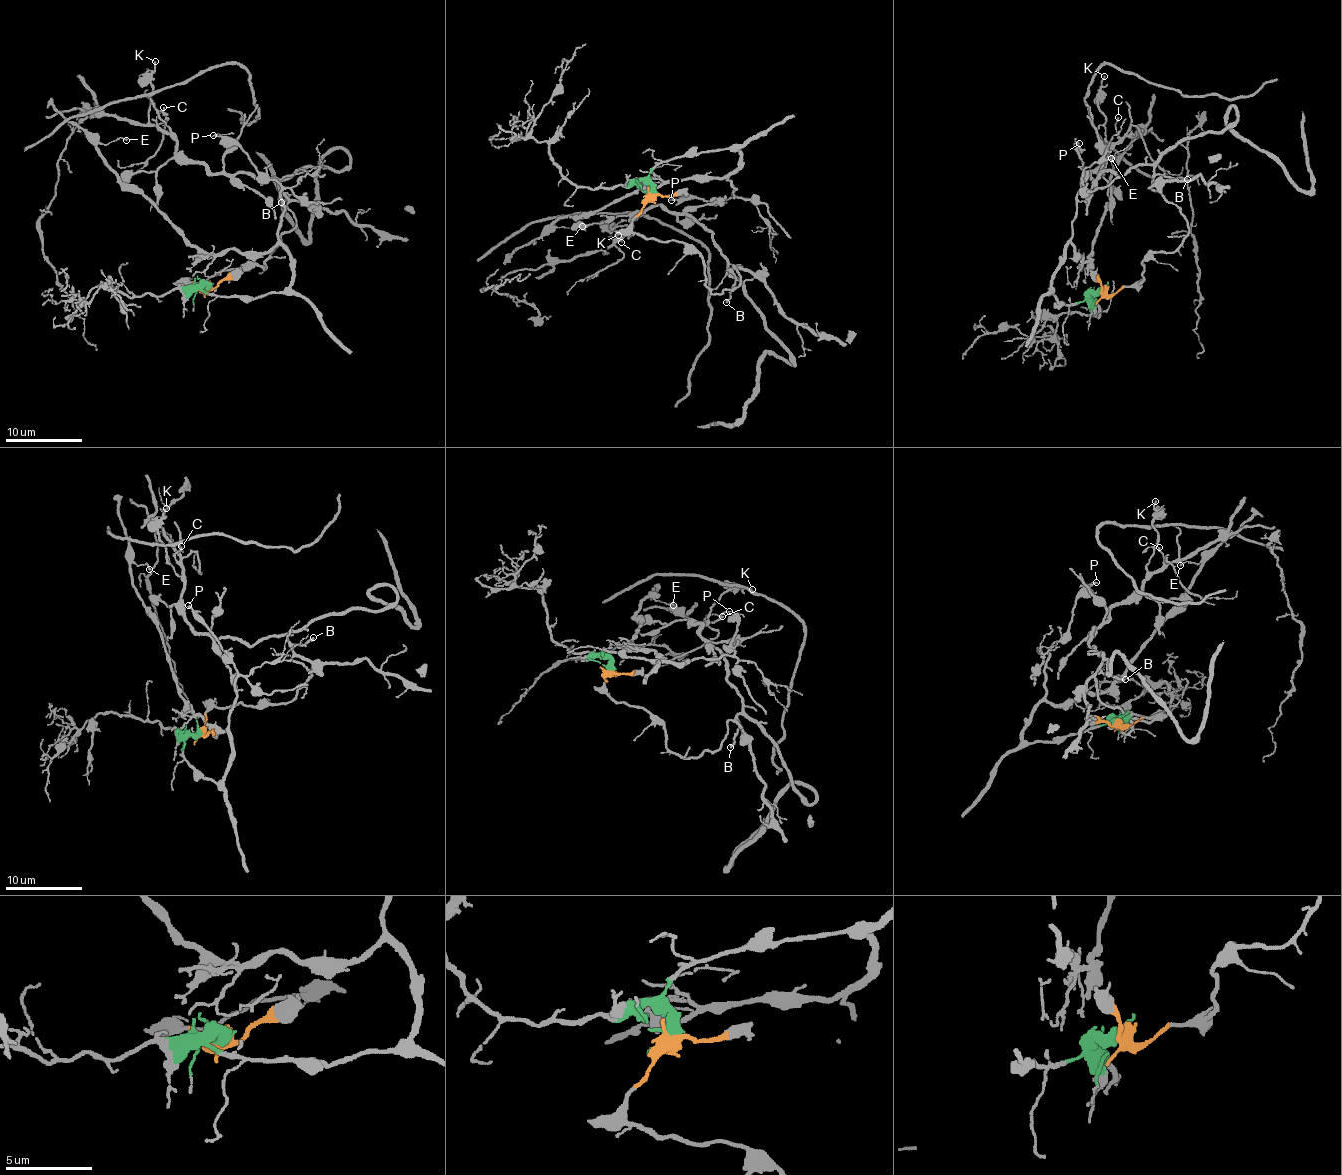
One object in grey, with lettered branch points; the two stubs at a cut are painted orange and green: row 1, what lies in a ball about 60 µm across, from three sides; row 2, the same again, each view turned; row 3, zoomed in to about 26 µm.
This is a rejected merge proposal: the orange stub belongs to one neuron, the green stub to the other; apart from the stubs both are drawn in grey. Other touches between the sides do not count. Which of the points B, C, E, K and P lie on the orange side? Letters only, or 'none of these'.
B, C, K

